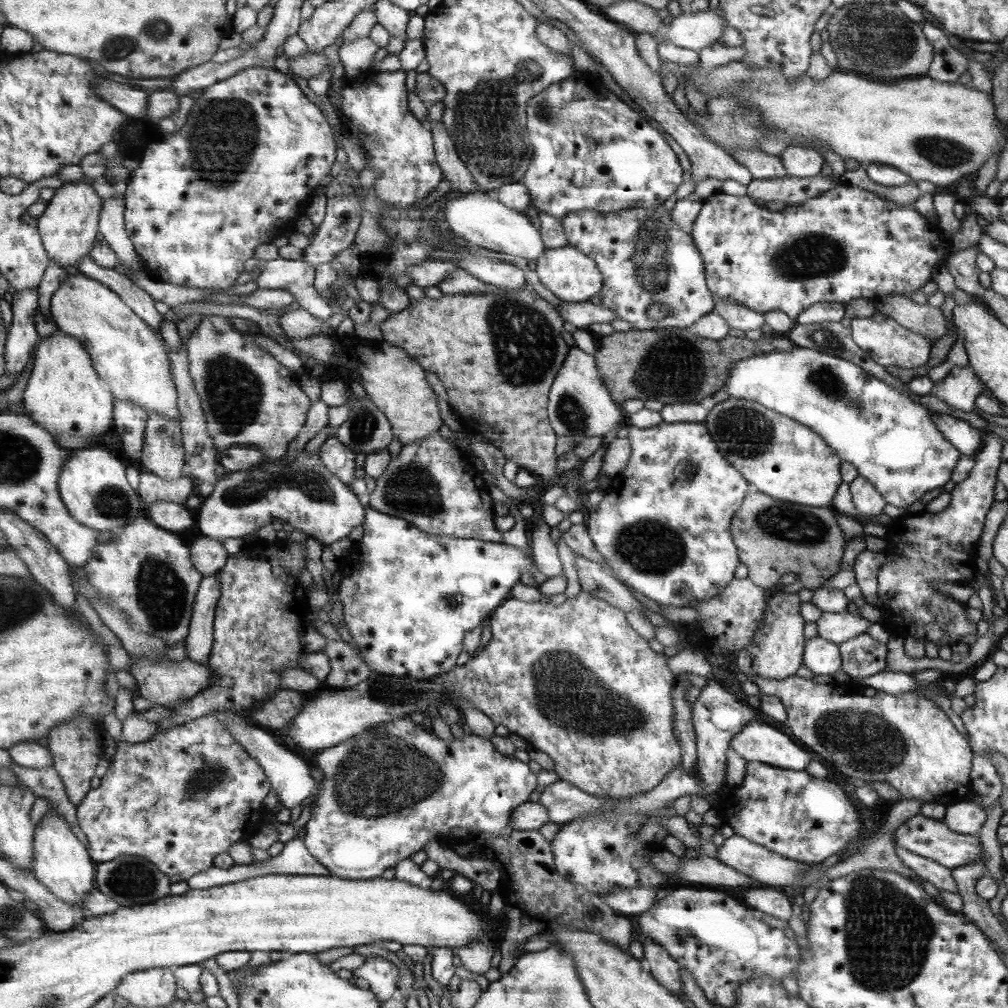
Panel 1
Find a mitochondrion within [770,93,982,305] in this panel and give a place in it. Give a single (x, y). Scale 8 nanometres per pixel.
(940, 152)

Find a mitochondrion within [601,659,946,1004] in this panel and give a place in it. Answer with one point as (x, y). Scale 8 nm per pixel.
(882, 940)

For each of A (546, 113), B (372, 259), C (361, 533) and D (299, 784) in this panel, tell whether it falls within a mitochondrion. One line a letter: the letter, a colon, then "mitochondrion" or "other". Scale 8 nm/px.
A: mitochondrion
B: other
C: other
D: other

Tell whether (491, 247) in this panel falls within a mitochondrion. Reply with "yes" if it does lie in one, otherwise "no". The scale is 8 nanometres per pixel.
no

